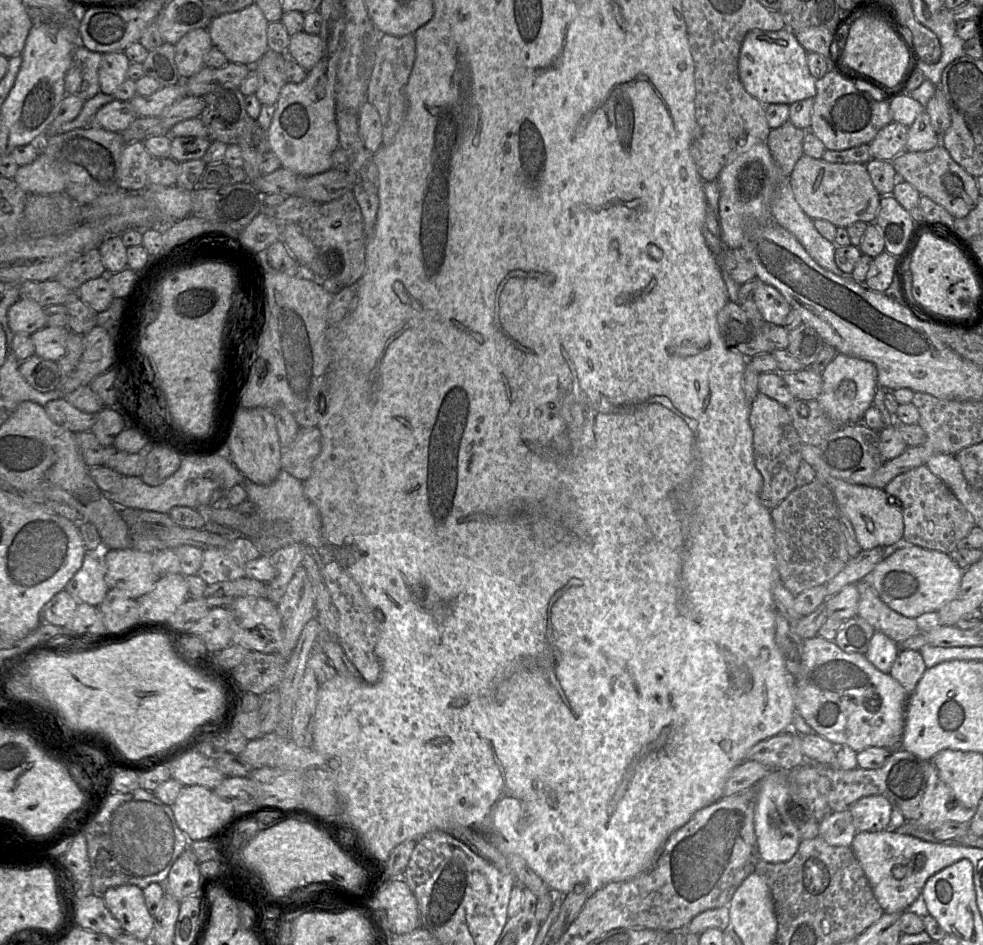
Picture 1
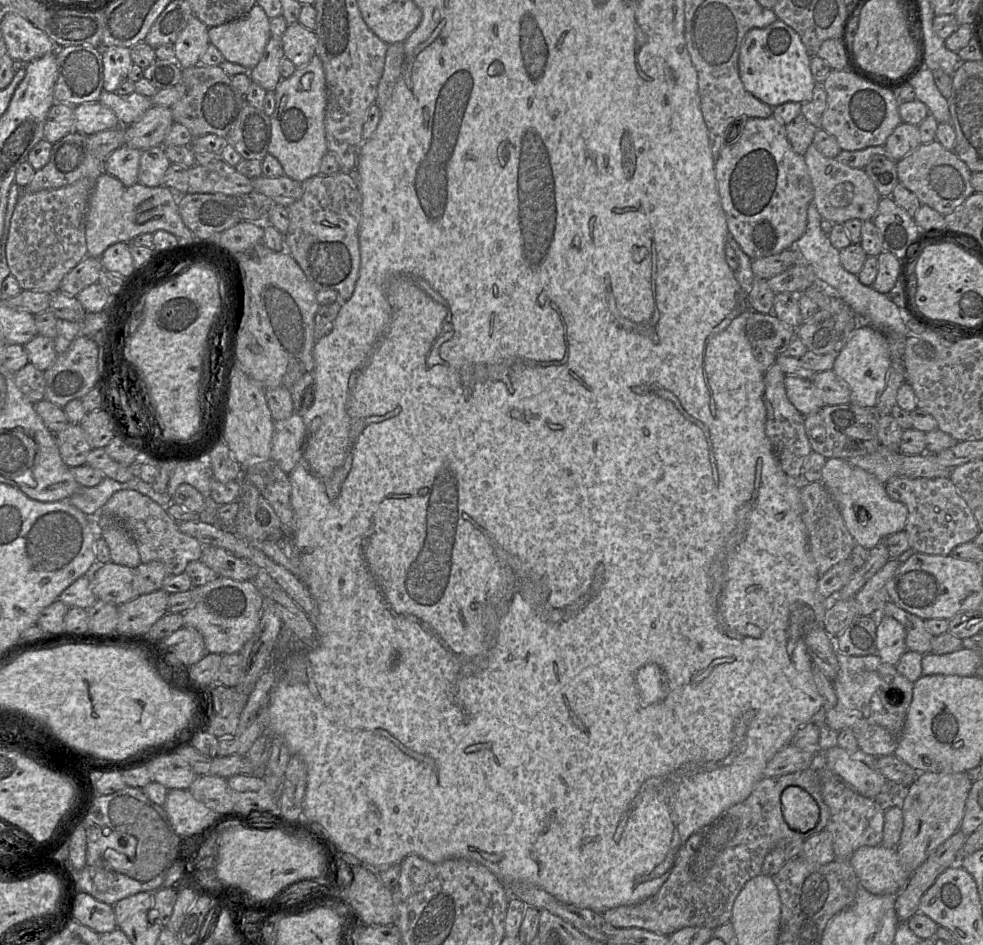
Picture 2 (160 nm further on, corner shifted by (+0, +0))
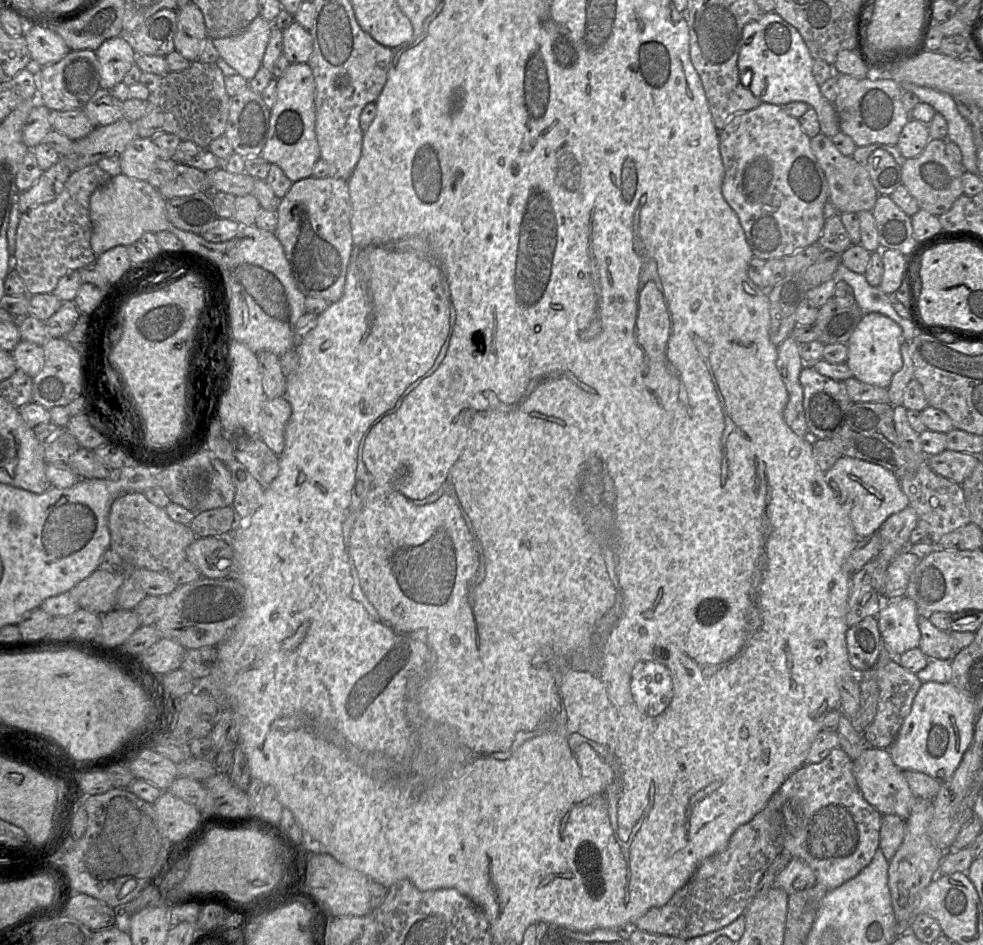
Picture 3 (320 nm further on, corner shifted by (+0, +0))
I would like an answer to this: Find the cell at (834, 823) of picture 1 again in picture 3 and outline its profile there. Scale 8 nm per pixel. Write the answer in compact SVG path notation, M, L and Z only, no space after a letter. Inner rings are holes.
M792 857L788 865L776 875L774 886L782 888L787 894L811 888L817 883L809 865L798 857Z

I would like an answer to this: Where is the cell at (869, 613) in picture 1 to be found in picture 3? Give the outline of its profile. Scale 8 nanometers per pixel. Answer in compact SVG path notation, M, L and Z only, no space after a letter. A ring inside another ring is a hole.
M920 615L918 626L921 633L918 648L929 658L952 660L956 651L950 638L950 631L936 628L929 620L929 615Z

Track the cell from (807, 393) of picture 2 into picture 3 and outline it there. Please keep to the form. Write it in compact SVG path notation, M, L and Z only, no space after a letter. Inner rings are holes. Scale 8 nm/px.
M804 366L799 375L803 387L805 419L812 440L831 439L840 430L843 421L854 403L847 393L844 381L836 381L817 372L813 366Z

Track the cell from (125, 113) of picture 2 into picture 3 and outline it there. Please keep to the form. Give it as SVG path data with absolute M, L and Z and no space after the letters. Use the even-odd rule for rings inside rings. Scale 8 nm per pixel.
M101 87L86 103L83 110L95 127L109 125L123 118L123 102Z

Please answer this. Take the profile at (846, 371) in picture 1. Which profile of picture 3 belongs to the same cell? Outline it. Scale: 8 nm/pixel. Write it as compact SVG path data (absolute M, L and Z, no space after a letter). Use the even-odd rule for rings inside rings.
M878 312L865 314L847 344L846 364L853 377L861 382L881 388L888 388L892 377L903 365L901 345L904 343L901 327L889 317Z

